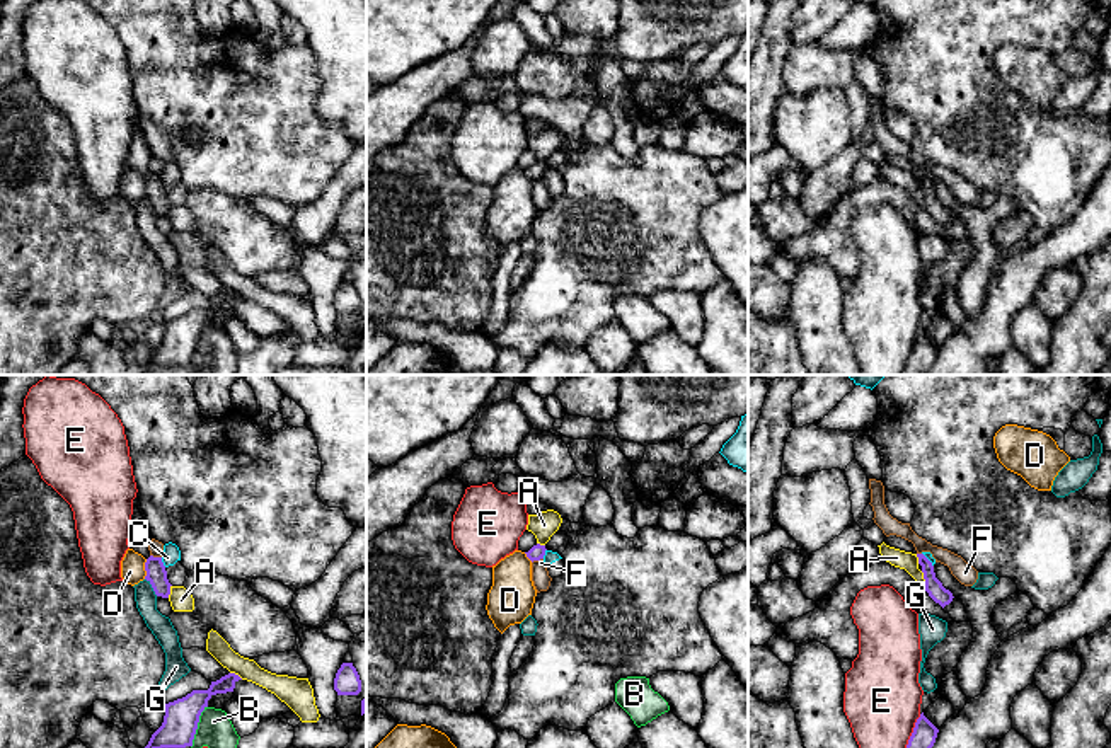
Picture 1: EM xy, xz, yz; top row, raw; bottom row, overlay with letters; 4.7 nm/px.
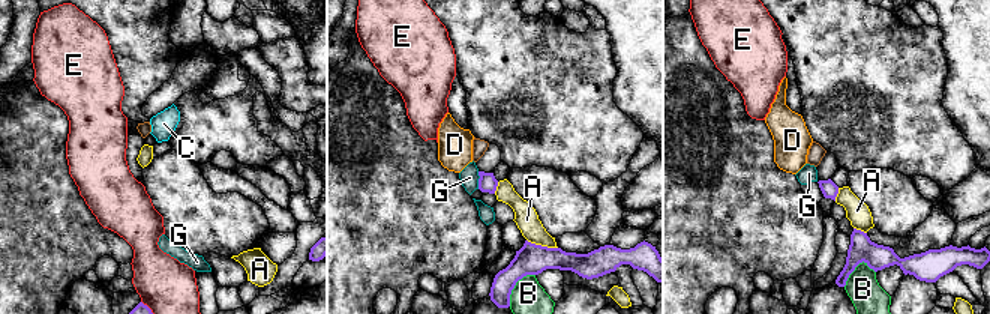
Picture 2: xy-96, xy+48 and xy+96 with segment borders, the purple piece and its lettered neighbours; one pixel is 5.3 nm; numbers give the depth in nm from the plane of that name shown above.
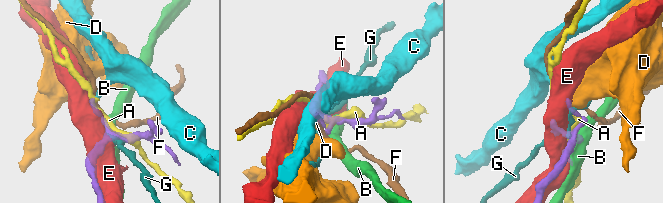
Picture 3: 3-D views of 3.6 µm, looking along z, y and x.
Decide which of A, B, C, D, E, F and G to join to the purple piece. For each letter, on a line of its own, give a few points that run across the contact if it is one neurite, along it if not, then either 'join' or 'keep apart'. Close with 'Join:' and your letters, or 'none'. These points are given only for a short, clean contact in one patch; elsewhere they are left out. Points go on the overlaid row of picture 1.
A: keep apart
B: keep apart
C: line xy (161, 558), (166, 566); keep apart
D: line xy (147, 559), (143, 578); keep apart
E: keep apart
F: line xy (150, 554), (161, 558); keep apart
G: line xy (145, 578), (157, 595); keep apart
Join: none

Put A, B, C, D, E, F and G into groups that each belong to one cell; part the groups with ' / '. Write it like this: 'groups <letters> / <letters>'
groups A / B / C / D / E / F / G

